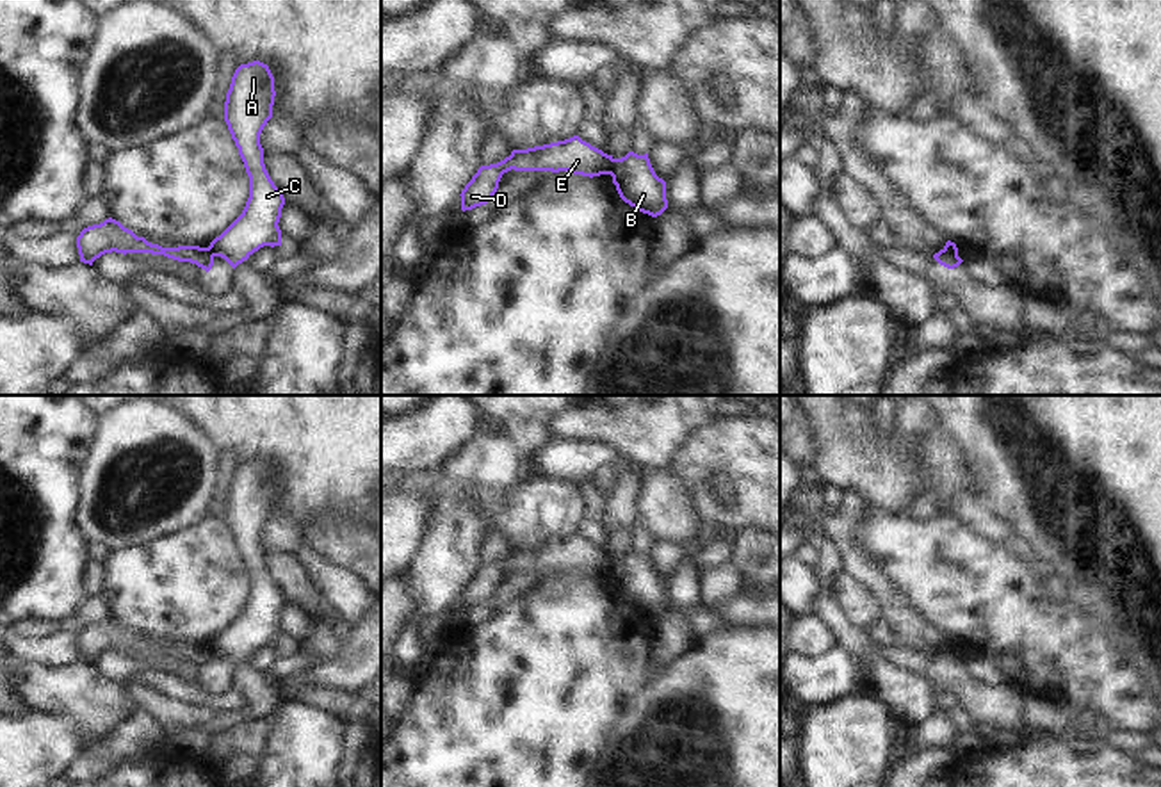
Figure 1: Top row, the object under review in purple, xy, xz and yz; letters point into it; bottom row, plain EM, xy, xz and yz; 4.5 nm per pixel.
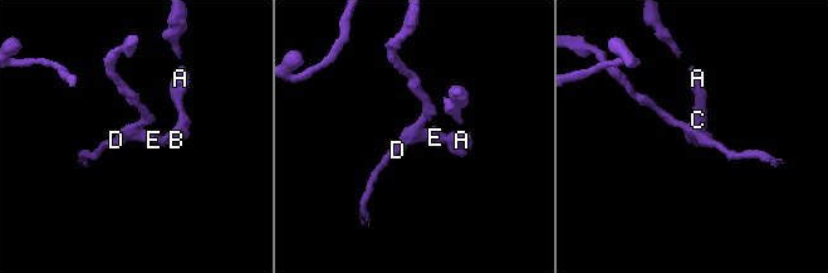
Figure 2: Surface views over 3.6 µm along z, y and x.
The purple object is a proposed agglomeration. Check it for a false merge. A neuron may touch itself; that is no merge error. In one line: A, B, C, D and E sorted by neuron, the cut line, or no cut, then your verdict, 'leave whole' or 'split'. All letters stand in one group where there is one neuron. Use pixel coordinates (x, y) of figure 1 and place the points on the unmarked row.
groups A B C / D E; cut xz (613, 558), (608, 572); split

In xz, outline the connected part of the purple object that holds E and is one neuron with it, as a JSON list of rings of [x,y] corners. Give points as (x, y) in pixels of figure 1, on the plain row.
[[[573,534],[564,540],[513,548],[509,556],[497,563],[481,564],[472,579],[461,589],[461,609],[472,609],[486,604],[499,588],[504,572],[515,570],[570,570],[582,575],[609,573],[613,554]]]

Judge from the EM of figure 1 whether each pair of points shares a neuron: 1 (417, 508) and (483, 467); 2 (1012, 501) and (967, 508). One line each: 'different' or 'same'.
1: different
2: different

